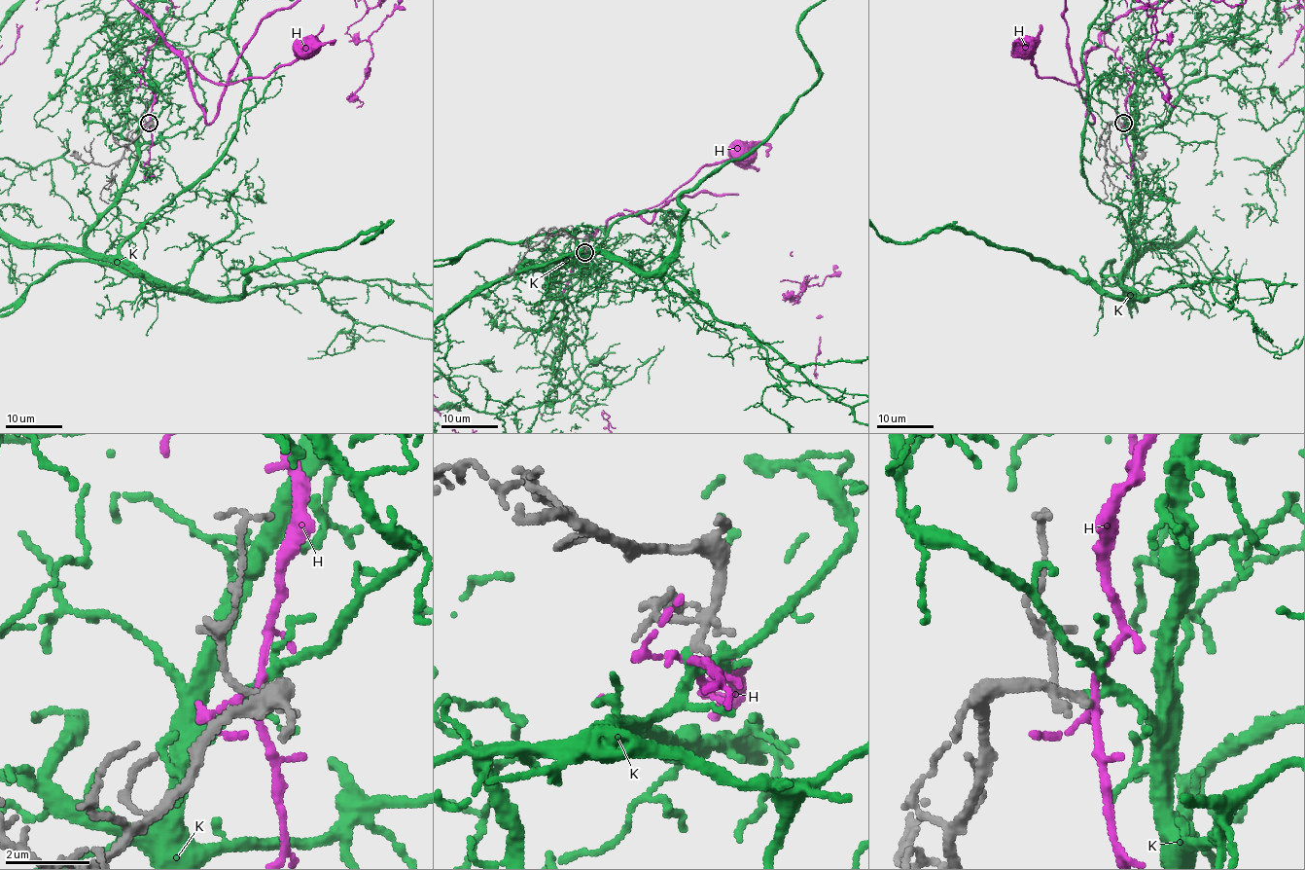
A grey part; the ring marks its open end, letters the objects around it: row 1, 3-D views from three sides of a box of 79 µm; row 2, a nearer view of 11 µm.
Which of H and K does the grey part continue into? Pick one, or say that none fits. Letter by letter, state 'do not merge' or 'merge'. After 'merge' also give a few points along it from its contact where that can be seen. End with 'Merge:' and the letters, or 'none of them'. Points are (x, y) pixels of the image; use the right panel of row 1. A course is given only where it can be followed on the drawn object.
H: do not merge
K: merge; it runs (1122, 124), (1134, 137), (1138, 252), (1118, 274), (1102, 272), (1111, 260), (1137, 318), (1105, 312), (1100, 322)
Merge: K

